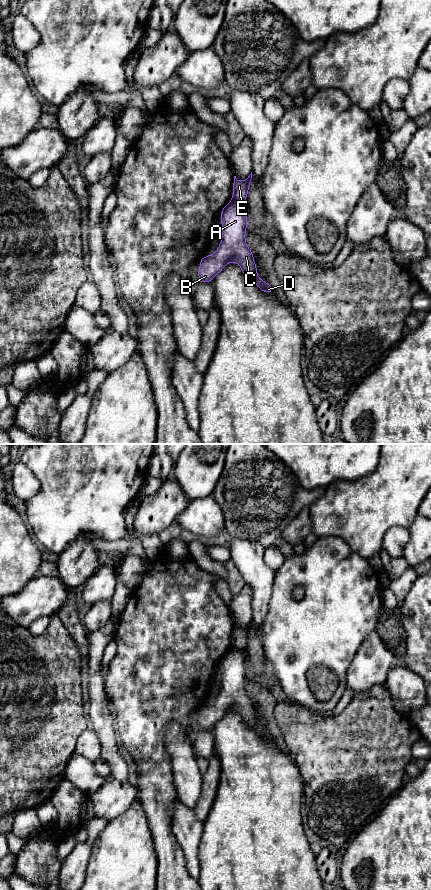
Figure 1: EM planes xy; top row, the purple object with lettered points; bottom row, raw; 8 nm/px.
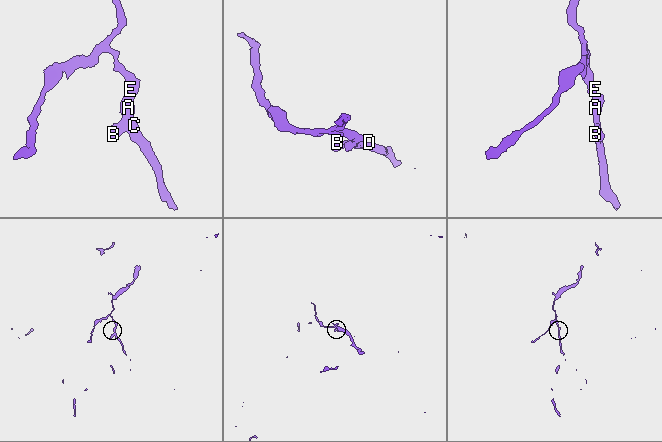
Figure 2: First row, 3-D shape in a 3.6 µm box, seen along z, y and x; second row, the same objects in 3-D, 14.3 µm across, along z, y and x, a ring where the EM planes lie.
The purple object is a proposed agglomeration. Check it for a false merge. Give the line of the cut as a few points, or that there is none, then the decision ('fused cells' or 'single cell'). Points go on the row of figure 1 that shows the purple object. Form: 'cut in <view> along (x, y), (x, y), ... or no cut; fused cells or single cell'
cut in xy along (233, 197), (243, 203); fused cells

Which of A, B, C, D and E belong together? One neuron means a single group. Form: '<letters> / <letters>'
A B C D / E

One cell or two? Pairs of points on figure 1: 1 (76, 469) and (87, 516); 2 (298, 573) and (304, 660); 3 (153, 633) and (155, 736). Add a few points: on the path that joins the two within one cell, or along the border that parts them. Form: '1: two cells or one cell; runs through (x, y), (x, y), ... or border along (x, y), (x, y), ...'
1: one cell; runs through (85, 481), (87, 504)
2: one cell; runs through (309, 595), (309, 631), (304, 638)
3: one cell; runs through (155, 659), (154, 710)

